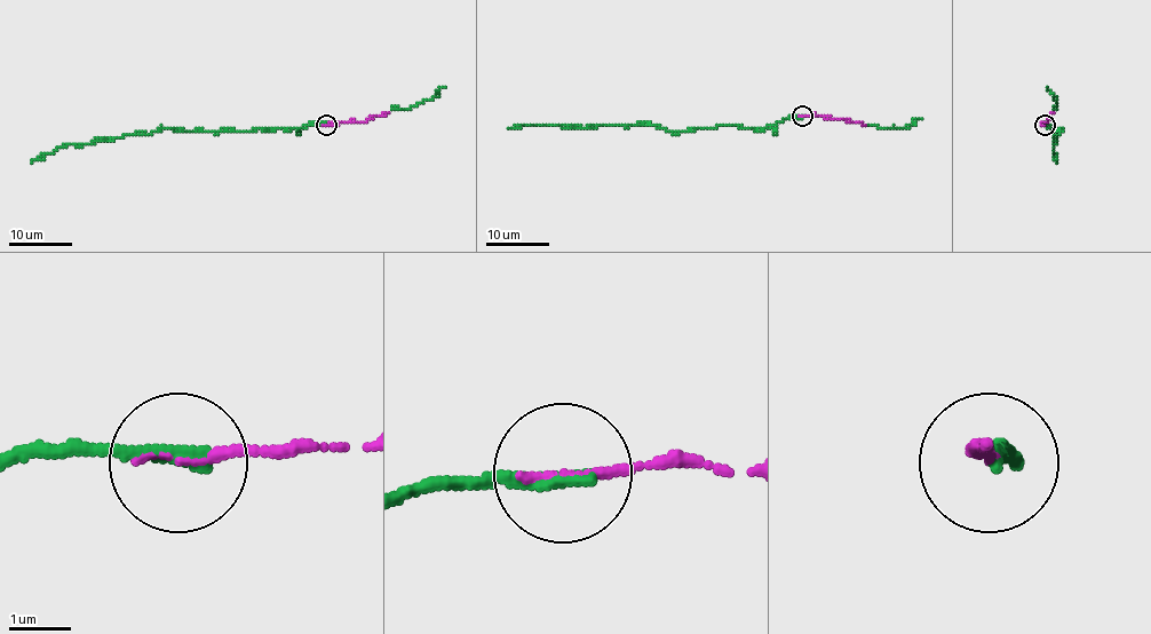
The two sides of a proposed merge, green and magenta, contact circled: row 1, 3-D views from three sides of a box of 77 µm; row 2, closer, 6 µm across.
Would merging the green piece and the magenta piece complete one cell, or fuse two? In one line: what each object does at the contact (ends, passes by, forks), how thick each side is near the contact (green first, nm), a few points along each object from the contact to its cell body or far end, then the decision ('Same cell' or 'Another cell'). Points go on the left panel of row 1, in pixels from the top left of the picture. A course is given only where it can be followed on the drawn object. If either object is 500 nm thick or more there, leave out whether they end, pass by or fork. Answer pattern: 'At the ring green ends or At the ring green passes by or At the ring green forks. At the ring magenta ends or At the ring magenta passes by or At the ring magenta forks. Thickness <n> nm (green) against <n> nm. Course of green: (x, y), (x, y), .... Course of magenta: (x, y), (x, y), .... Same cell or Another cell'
At the ring green ends. At the ring magenta ends. Thickness 280 nm (green) against 150 nm. Course of green: (326, 125), (209, 132), (160, 129), (82, 144), (64, 144), (31, 163). Course of magenta: (326, 125), (363, 123), (388, 111). Same cell

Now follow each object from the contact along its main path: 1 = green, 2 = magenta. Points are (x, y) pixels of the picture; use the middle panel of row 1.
1: (802, 117), (784, 118), (764, 129), (719, 125), (672, 132), (647, 123), (590, 127), (540, 125), (507, 129)
2: (802, 117), (818, 115), (864, 125)

